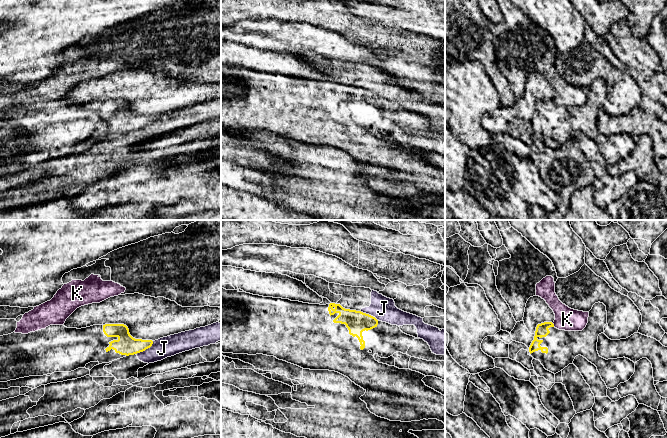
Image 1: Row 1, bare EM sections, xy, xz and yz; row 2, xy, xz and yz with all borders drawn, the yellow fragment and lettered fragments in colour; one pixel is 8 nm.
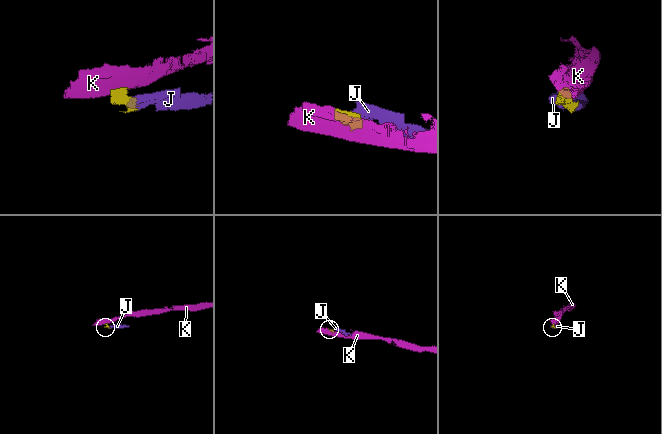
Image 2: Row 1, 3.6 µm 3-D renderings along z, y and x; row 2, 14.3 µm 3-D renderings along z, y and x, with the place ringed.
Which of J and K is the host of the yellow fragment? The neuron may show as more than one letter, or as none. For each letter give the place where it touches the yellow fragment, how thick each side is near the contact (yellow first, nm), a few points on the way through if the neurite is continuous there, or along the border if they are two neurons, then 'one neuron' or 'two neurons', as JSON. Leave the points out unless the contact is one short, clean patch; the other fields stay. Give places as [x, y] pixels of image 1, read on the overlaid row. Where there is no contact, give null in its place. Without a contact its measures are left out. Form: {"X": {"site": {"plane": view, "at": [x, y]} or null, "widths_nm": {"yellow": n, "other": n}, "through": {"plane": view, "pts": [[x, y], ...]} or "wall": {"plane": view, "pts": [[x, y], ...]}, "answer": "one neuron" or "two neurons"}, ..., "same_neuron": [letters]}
{"J": {"site": {"plane": "xy", "at": [145, 349]}, "widths_nm": {"yellow": 160, "other": 160}, "wall": {"plane": "xy", "pts": [[153, 341], [149, 347], [136, 354]]}, "answer": "two neurons"}, "K": {"site": {"plane": "yz", "at": [553, 325]}, "widths_nm": {"yellow": 100, "other": 180}, "wall": {"plane": "yz", "pts": [[552, 323], [554, 326]]}, "answer": "two neurons"}, "same_neuron": []}

